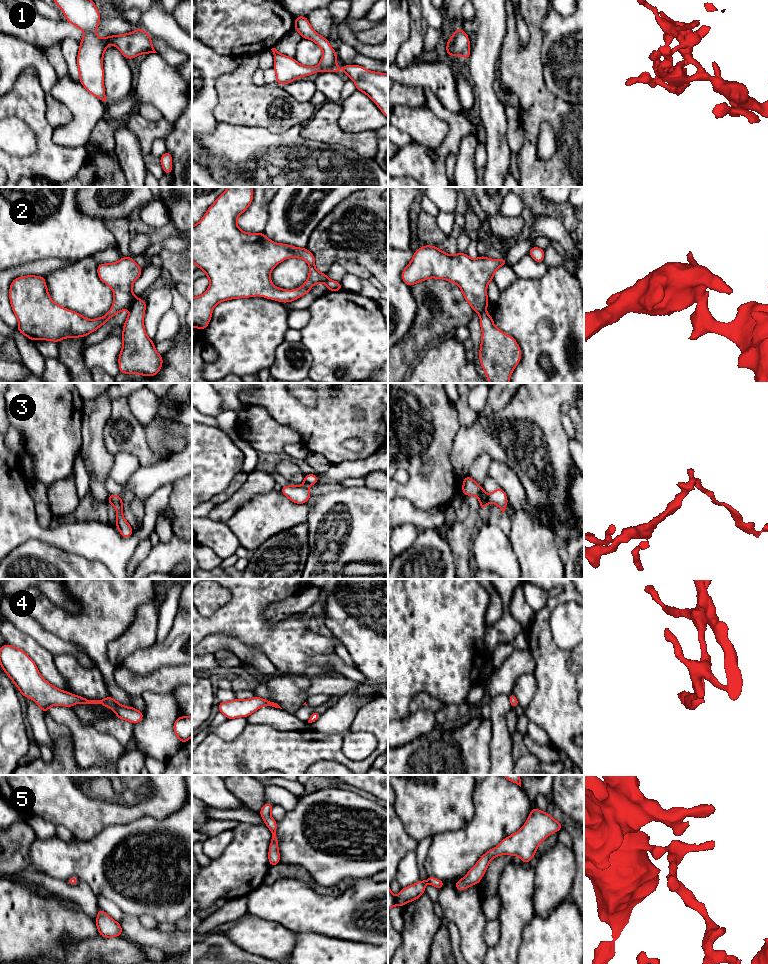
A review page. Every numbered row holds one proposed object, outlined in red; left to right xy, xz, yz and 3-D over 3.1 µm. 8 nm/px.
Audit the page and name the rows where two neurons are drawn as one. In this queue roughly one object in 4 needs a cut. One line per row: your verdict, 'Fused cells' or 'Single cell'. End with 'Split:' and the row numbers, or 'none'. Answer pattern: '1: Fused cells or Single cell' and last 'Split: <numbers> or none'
1: Single cell
2: Fused cells
3: Fused cells
4: Single cell
5: Single cell
Split: 2, 3

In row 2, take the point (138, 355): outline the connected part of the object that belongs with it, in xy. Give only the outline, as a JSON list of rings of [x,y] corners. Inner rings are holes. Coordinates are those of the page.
[[[134,301],[123,325],[123,346],[119,354],[119,372],[142,376],[156,376],[163,363],[163,356],[155,350],[155,344],[147,336],[144,327],[146,302]]]

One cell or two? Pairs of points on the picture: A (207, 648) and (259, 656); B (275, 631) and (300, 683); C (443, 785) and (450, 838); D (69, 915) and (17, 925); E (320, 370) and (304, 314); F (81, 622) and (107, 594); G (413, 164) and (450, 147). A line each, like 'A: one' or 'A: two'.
A: one
B: two
C: two
D: one
E: two
F: one
G: one

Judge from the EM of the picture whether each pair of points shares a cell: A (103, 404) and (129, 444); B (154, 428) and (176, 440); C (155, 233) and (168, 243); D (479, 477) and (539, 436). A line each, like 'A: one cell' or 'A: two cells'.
A: two cells
B: one cell
C: two cells
D: two cells

